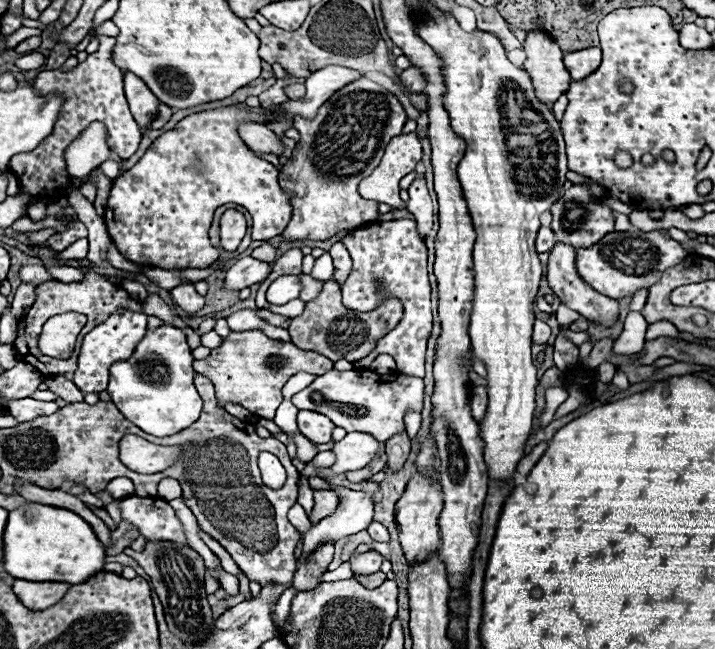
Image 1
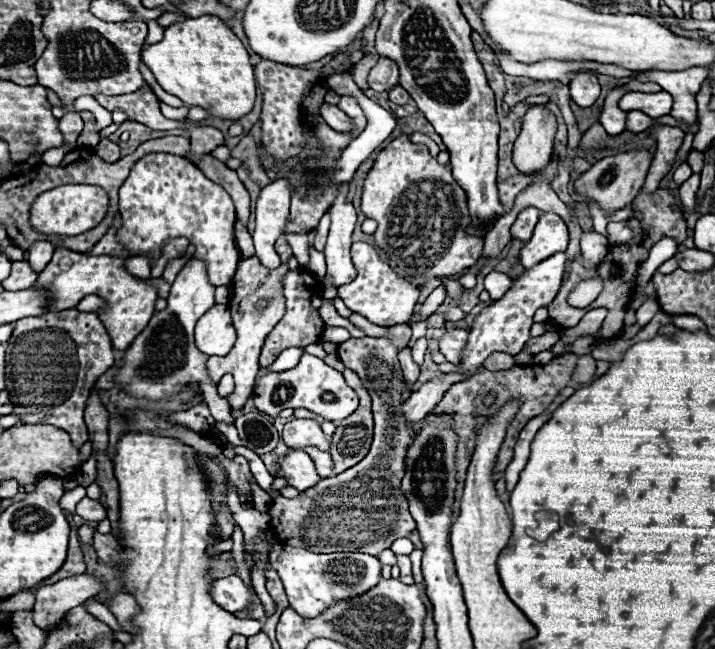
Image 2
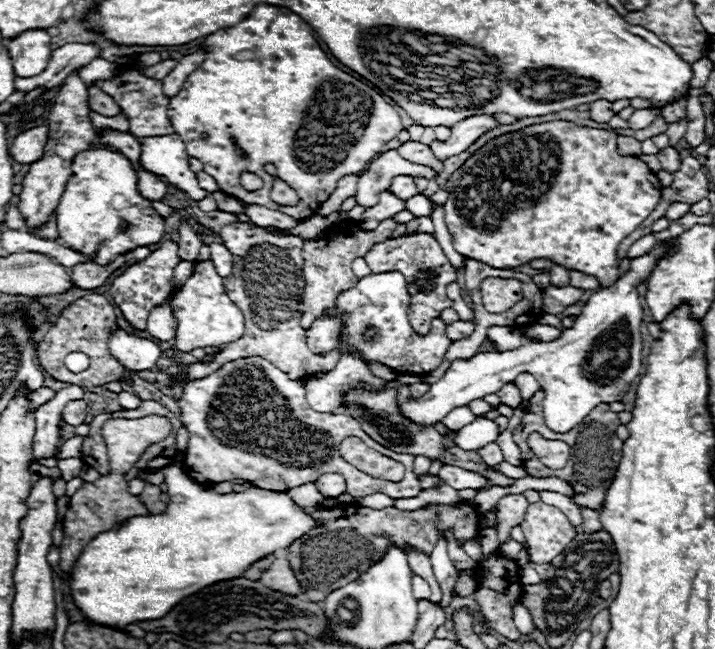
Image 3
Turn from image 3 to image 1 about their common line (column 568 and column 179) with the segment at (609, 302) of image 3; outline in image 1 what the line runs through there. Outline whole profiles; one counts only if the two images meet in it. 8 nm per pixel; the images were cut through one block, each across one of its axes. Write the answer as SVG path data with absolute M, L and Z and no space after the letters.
M164 322L154 332L146 332L128 360L112 364L106 392L118 410L128 410L128 416L136 422L142 420L138 410L166 410L166 436L176 434L196 422L202 412L202 400L194 388L196 372L192 362L192 348L188 346L184 330Z

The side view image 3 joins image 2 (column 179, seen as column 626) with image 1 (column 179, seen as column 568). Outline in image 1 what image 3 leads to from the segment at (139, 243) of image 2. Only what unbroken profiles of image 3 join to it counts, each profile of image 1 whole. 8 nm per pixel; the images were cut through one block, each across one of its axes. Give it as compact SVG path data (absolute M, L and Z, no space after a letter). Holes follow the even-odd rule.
M226 106L190 114L180 120L174 130L168 130L160 138L156 138L146 154L140 158L140 162L134 168L126 170L110 190L104 222L118 252L130 262L156 266L162 270L206 268L218 260L218 248L210 244L208 228L212 224L214 210L228 202L244 206L254 216L254 240L268 240L282 234L292 214L290 194L286 194L278 186L278 169L270 162L250 154L236 132L236 126L242 122L268 124L276 120L282 120L282 112L272 112L270 118L258 118L254 112ZM214 150L228 150L228 162L214 162Z

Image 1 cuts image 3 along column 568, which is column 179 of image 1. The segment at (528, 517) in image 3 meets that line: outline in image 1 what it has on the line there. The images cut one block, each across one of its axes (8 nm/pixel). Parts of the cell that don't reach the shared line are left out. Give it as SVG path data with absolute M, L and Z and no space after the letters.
M130 496L120 500L118 506L122 510L122 520L136 526L148 540L170 540L188 544L184 528L166 500Z

